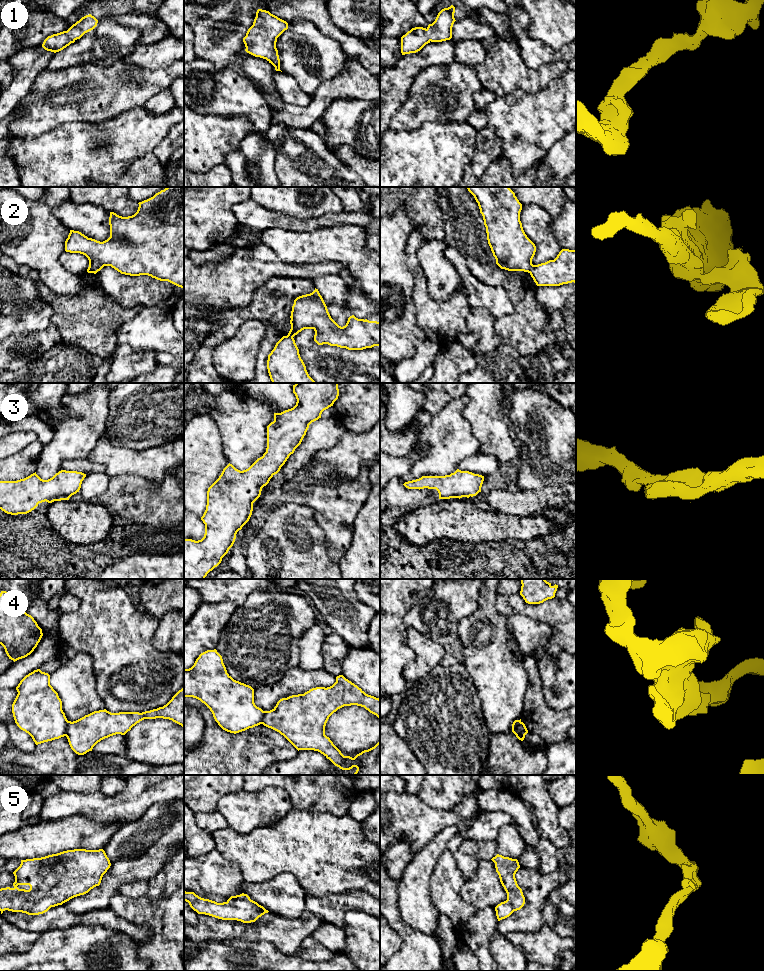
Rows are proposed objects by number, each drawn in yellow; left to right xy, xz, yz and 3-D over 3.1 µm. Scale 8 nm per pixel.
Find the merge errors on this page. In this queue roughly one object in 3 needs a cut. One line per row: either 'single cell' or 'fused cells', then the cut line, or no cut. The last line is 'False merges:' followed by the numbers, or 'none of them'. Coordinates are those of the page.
1: single cell | no cut
2: fused cells | yz (532, 264), (528, 272)
3: single cell | no cut
4: fused cells | xy (68, 721), (65, 735)
5: single cell | no cut
False merges: 2, 4

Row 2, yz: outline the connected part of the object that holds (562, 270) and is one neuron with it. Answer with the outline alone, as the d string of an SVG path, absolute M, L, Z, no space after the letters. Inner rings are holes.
M562 249L554 260L532 265L529 271L537 286L576 282L576 250Z

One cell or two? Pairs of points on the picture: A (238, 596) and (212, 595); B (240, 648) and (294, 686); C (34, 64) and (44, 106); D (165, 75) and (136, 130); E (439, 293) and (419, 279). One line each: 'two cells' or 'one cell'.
A: one cell
B: two cells
C: two cells
D: two cells
E: two cells

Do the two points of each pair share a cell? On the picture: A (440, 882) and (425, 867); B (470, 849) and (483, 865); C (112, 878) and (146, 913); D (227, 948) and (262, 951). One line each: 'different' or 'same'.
A: different
B: different
C: different
D: same

